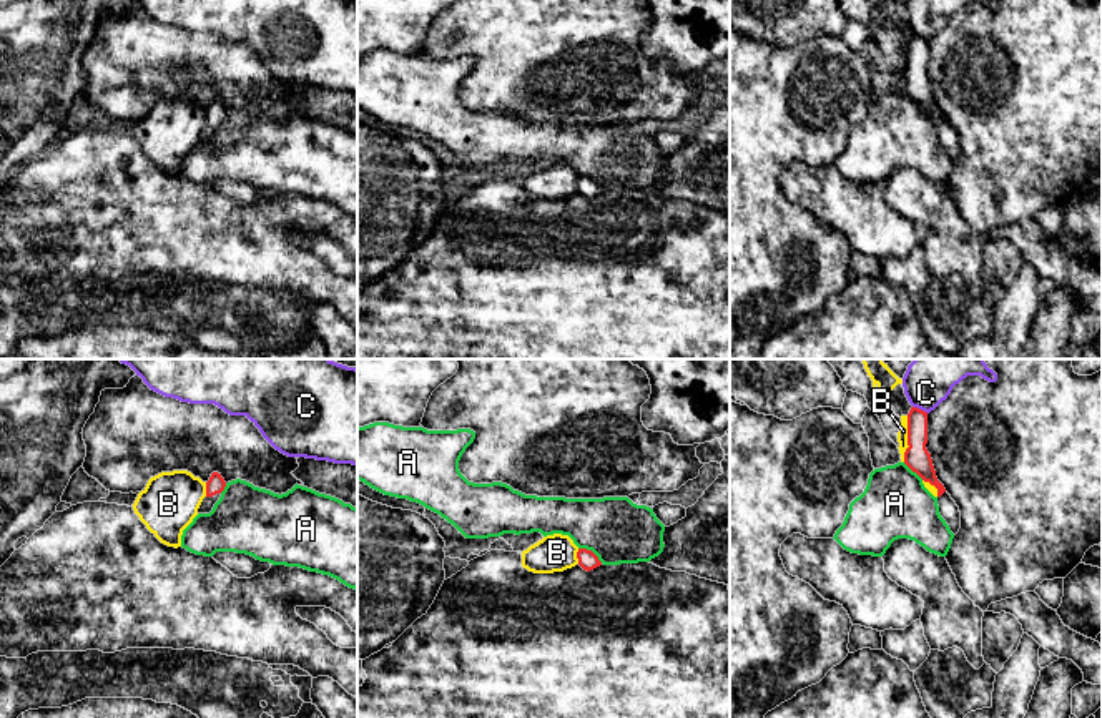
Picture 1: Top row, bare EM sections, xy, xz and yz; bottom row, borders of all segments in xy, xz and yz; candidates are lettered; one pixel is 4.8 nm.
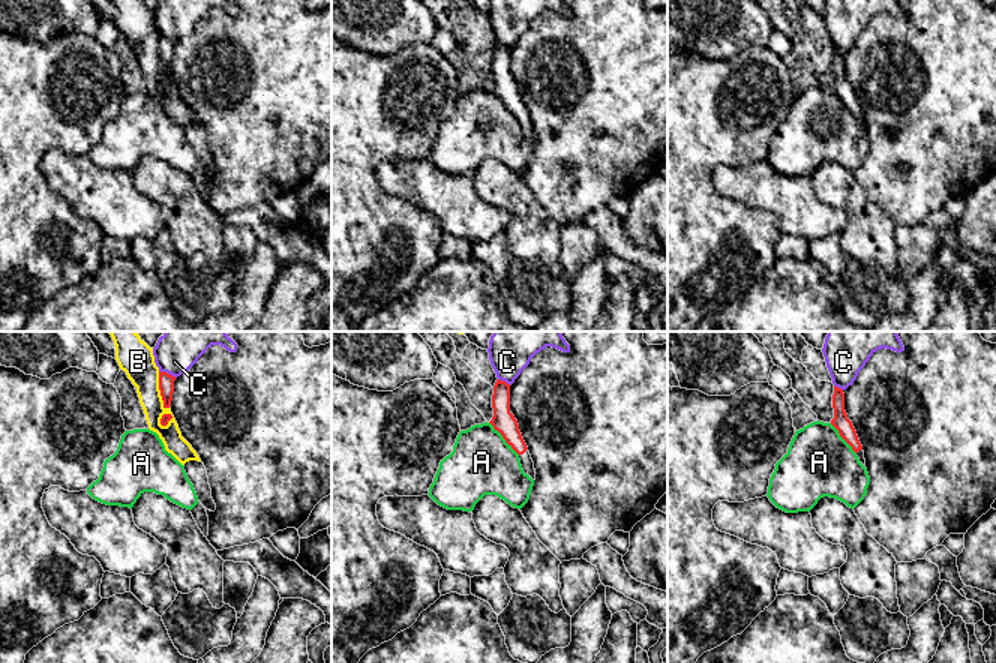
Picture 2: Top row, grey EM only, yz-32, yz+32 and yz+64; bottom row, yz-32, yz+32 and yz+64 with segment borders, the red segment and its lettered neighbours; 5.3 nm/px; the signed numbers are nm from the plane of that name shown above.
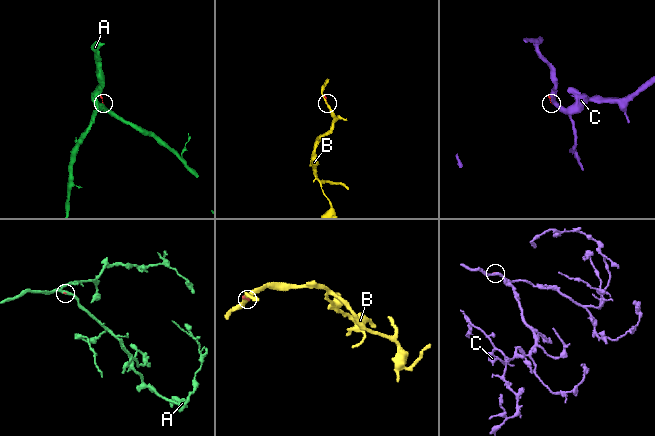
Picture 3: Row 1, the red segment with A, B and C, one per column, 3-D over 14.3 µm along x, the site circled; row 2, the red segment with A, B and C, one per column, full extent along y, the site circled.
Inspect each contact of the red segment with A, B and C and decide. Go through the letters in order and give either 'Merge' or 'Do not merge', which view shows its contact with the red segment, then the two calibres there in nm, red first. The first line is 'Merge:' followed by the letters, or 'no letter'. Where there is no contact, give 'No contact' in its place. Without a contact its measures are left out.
Merge: no letter
A: Do not merge. Touches red in xz. Thickness 90 nm (red) against 320 nm
B: Do not merge. Touches red in yz. Thickness 120 nm (red) against 50 nm
C: Do not merge. Touches red in yz. Thickness 120 nm (red) against 180 nm

